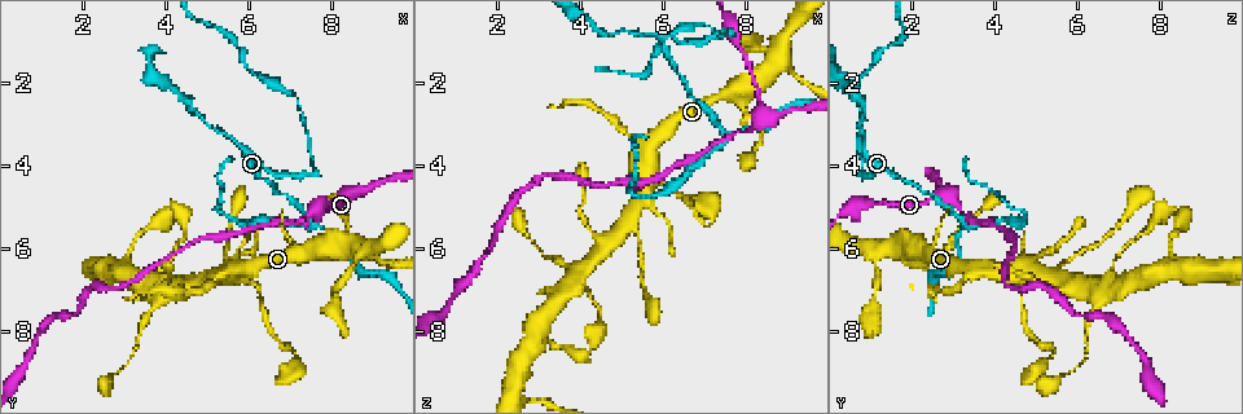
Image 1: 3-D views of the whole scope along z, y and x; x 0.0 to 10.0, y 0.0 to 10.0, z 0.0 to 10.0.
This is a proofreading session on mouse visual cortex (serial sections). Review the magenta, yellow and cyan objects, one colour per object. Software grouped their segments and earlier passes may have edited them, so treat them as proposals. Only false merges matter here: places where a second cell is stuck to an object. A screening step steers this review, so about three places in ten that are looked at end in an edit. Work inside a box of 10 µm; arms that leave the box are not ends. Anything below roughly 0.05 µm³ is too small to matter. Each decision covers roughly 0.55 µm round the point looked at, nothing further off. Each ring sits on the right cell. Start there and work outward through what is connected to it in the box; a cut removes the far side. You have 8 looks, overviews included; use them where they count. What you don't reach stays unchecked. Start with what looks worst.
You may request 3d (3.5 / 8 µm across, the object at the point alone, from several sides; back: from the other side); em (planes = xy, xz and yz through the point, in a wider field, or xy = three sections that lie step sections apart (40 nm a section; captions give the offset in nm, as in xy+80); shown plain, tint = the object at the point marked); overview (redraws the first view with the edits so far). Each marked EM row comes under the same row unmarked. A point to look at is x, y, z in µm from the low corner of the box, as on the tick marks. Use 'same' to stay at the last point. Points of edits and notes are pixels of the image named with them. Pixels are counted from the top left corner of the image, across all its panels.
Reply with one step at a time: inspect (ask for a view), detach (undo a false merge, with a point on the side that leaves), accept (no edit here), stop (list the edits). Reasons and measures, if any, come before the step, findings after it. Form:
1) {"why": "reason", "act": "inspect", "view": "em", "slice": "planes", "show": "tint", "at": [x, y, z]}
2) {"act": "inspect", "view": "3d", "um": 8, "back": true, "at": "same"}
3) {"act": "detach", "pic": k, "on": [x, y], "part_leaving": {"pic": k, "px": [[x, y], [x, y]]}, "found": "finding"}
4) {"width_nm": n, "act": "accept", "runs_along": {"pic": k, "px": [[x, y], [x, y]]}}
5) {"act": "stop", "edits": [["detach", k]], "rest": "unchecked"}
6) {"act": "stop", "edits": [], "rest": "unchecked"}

{"why": "thick turns thin", "act": "inspect", "view": "3d", "um": 3.5, "at": [3.55, 7.60, 6.35]}

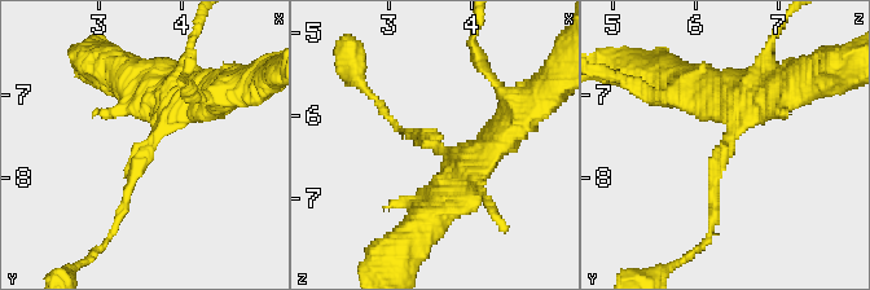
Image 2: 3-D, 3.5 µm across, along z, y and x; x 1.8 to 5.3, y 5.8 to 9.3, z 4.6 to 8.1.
{"arm_widths_nm": [150, 450], "act": "inspect", "view": "em", "slice": "xy", "step": 5, "show": "tint", "at": [3.50, 7.70, 6.30]}

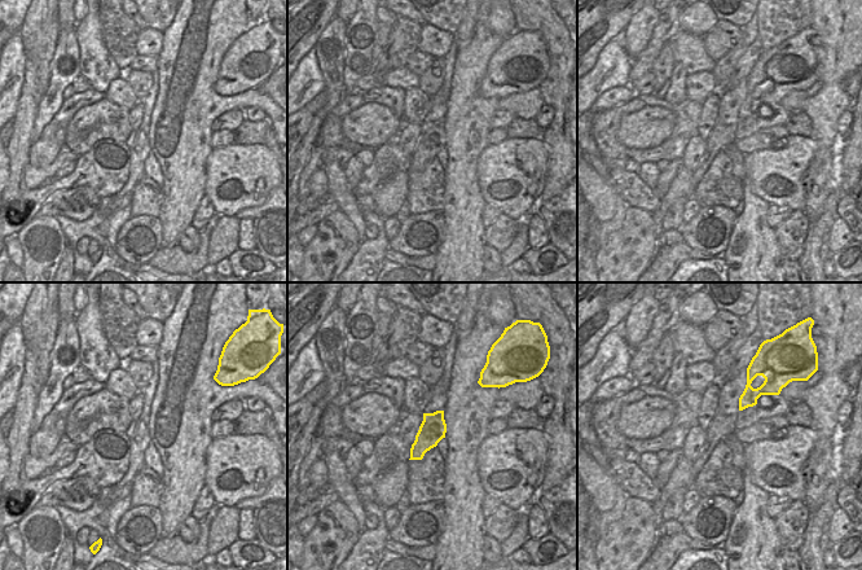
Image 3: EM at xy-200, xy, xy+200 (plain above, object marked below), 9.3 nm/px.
{"act": "accept", "runs_along": {"pic": 2, "px": [[190, 97], [143, 149], [115, 229]]}, "found": "continuous, no second cell"}

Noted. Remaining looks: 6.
{"why": "abrupt turn", "act": "inspect", "view": "3d", "um": 3.5, "at": [7.60, 4.20, 0.85]}

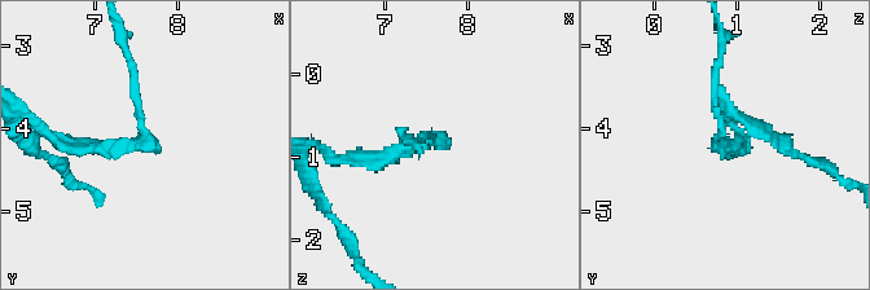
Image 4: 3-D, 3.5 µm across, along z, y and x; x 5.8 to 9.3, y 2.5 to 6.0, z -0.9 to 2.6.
{"arm_widths_nm": [150, 200], "why": "need the tissue", "act": "inspect", "view": "em", "slice": "xy", "step": 5, "show": "tint", "at": [7.55, 4.20, 0.80]}

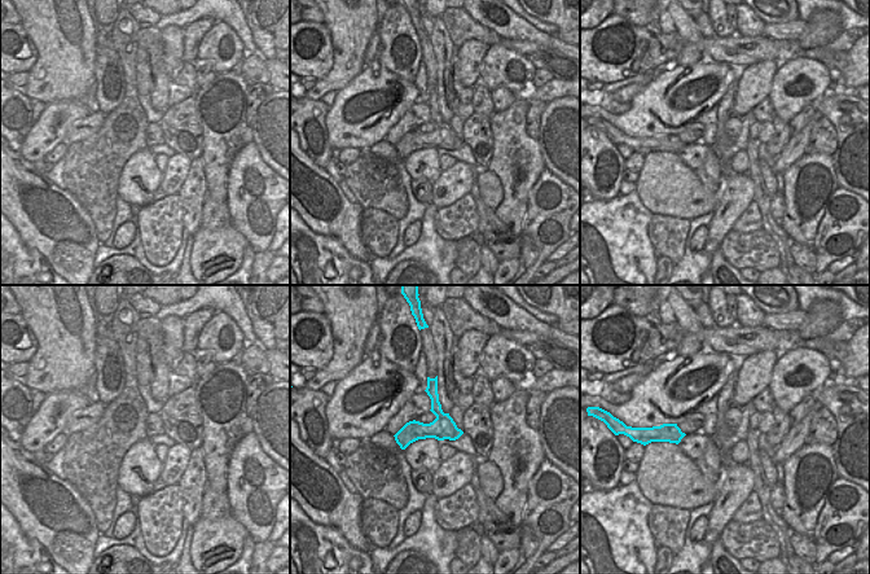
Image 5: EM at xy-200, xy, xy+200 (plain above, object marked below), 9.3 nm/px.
{"why": "another direction", "act": "inspect", "view": "em", "slice": "planes", "show": "tint", "at": "same"}

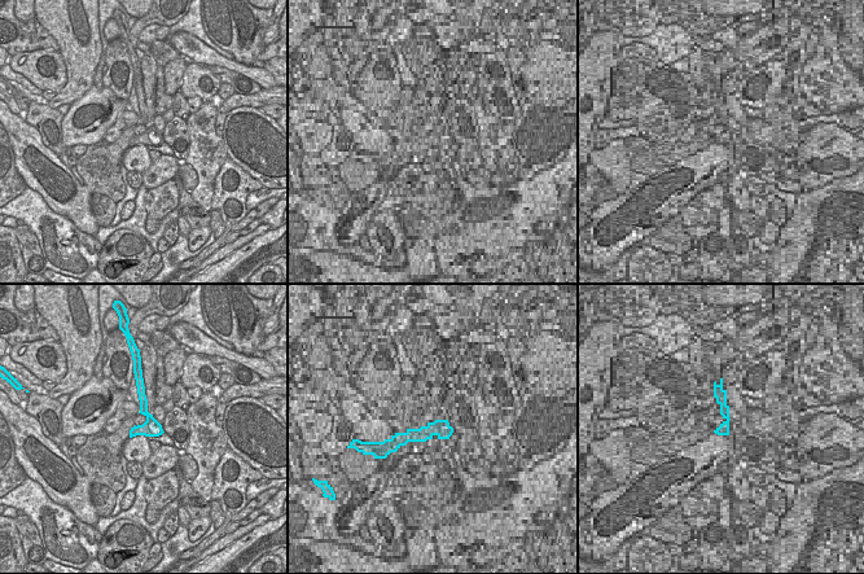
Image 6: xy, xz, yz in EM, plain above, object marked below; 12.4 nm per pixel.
{"act": "detach", "pic": 4, "on": [135, 86], "found": "a second cell is stuck on"}

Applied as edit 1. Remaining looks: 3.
{"act": "inspect", "view": "overview"}

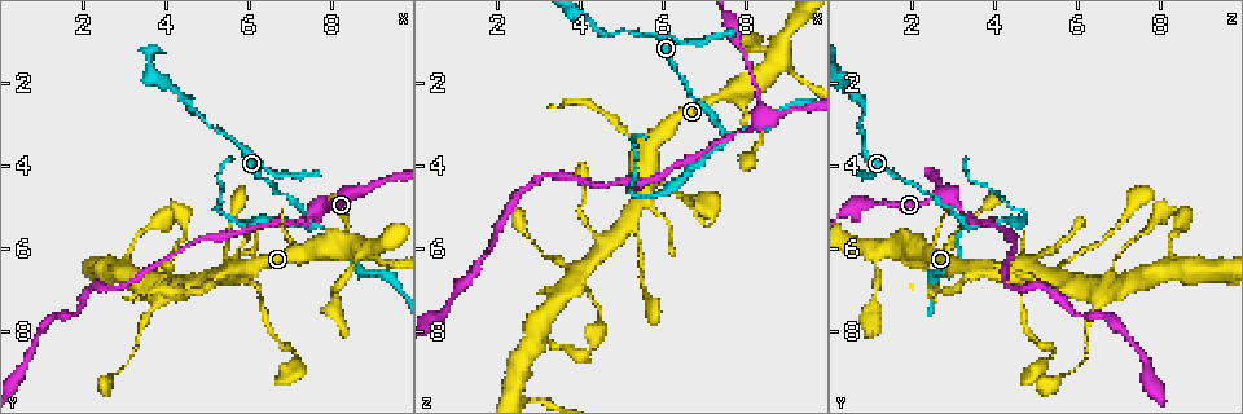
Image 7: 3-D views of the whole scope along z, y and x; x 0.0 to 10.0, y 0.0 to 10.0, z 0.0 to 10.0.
{"why": "branch point", "act": "inspect", "view": "3d", "um": 3.5, "at": [7.50, 5.35, 3.25]}

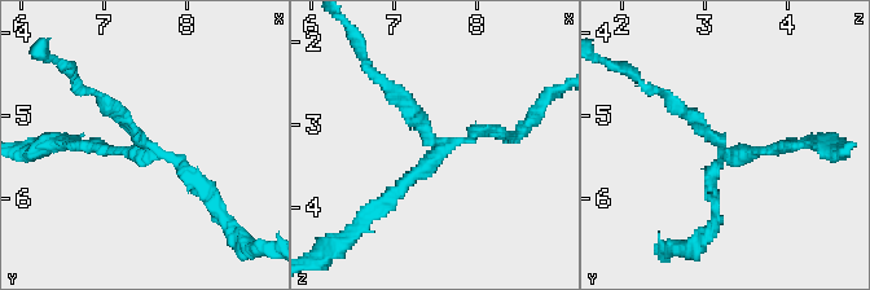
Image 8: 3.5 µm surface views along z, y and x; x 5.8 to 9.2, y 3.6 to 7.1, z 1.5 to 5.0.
{"arms": 3, "arm_widths_nm": [150, 150, 200], "why": "now the EM", "act": "inspect", "view": "em", "slice": "xy", "step": 1, "show": "tint", "at": [7.60, 5.40, 3.25]}

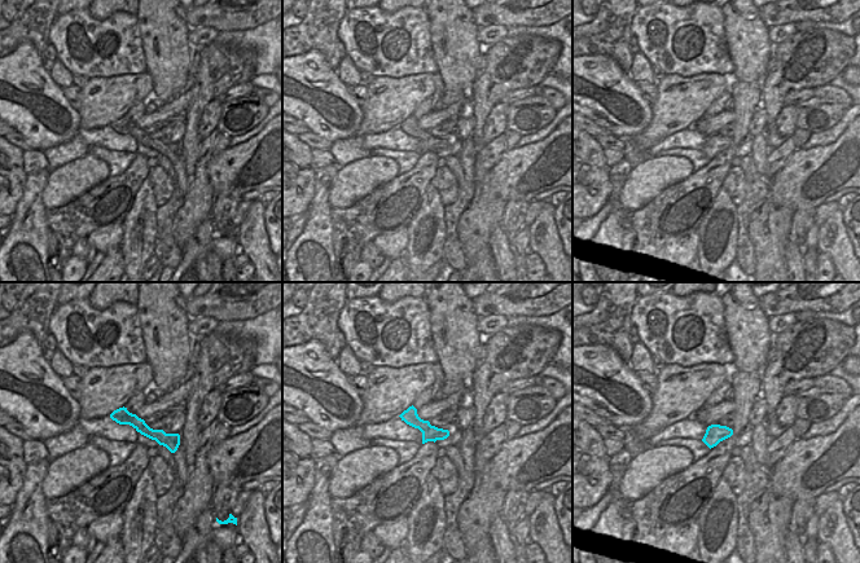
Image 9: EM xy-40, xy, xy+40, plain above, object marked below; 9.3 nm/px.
{"act": "accept", "runs_along": {"pic": 8, "px": [[669, 97], [729, 153], [782, 145]]}, "found": "continuous, no second cell"}

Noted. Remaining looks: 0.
{"act": "stop", "edits": [["detach", 4]], "rest": "unchecked"}

